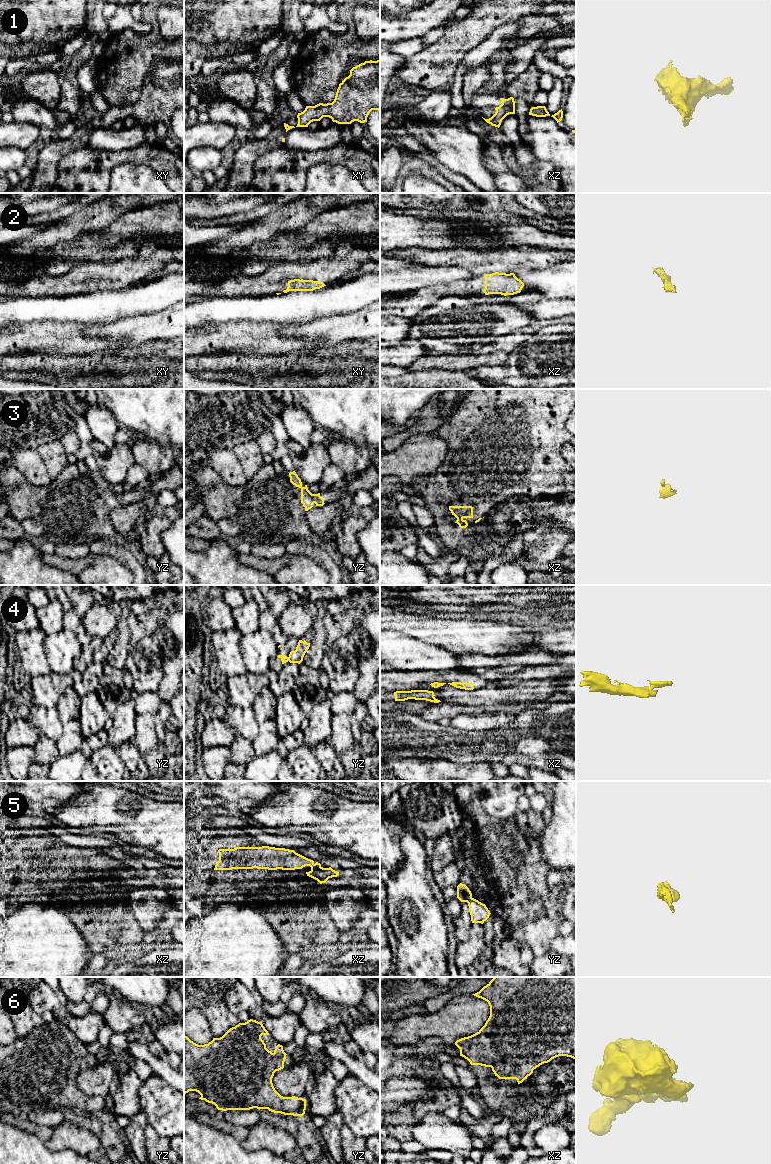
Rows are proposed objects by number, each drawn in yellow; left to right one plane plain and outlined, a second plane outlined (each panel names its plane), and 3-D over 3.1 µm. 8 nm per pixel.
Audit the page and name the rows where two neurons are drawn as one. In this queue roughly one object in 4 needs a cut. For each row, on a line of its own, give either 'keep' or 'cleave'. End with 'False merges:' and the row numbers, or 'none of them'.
1: keep
2: keep
3: keep
4: cleave
5: cleave
6: keep
False merges: 4, 5

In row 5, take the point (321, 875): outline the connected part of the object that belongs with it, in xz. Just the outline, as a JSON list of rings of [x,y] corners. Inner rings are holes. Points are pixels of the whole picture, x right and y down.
[[[329,868],[313,869],[306,872],[307,876],[317,880],[320,884],[325,883],[329,878],[339,876],[339,872]]]

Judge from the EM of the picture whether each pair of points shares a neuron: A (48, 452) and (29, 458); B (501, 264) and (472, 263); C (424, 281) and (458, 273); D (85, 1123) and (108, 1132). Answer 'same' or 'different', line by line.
A: different
B: same
C: same
D: same

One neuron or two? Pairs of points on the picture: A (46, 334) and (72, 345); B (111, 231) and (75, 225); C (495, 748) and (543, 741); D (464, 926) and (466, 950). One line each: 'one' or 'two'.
A: one
B: two
C: one
D: two

